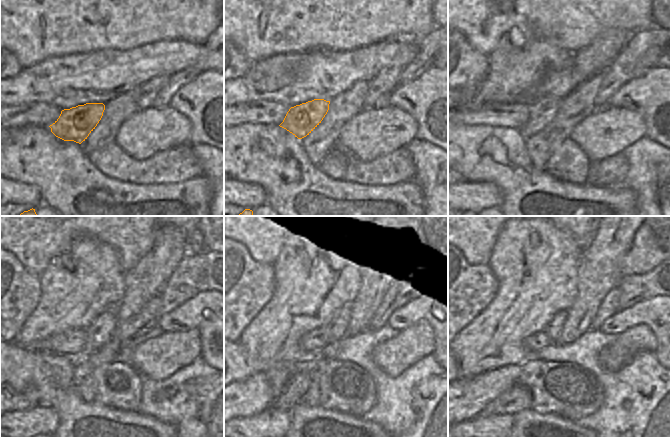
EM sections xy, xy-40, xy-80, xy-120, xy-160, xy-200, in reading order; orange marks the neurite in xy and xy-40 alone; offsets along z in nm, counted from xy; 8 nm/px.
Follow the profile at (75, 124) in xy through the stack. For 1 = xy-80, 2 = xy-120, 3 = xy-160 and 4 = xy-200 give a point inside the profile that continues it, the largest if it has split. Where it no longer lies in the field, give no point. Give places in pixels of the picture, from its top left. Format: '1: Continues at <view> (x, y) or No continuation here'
1: Continues at xy-80 (542, 111)
2: Continues at xy-120 (101, 330)
3: Continues at xy-160 (335, 327)
4: Continues at xy-200 (554, 328).

